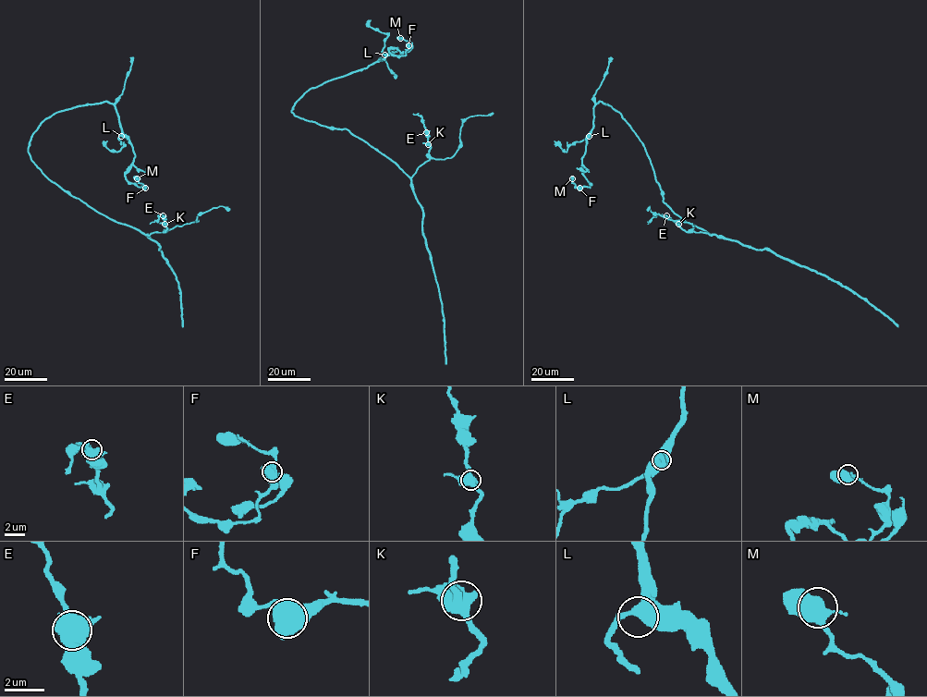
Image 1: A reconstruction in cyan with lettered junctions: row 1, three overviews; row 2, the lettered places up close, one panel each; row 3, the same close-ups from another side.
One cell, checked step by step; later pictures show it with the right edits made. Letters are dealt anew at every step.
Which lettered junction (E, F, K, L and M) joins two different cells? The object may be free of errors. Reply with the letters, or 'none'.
none

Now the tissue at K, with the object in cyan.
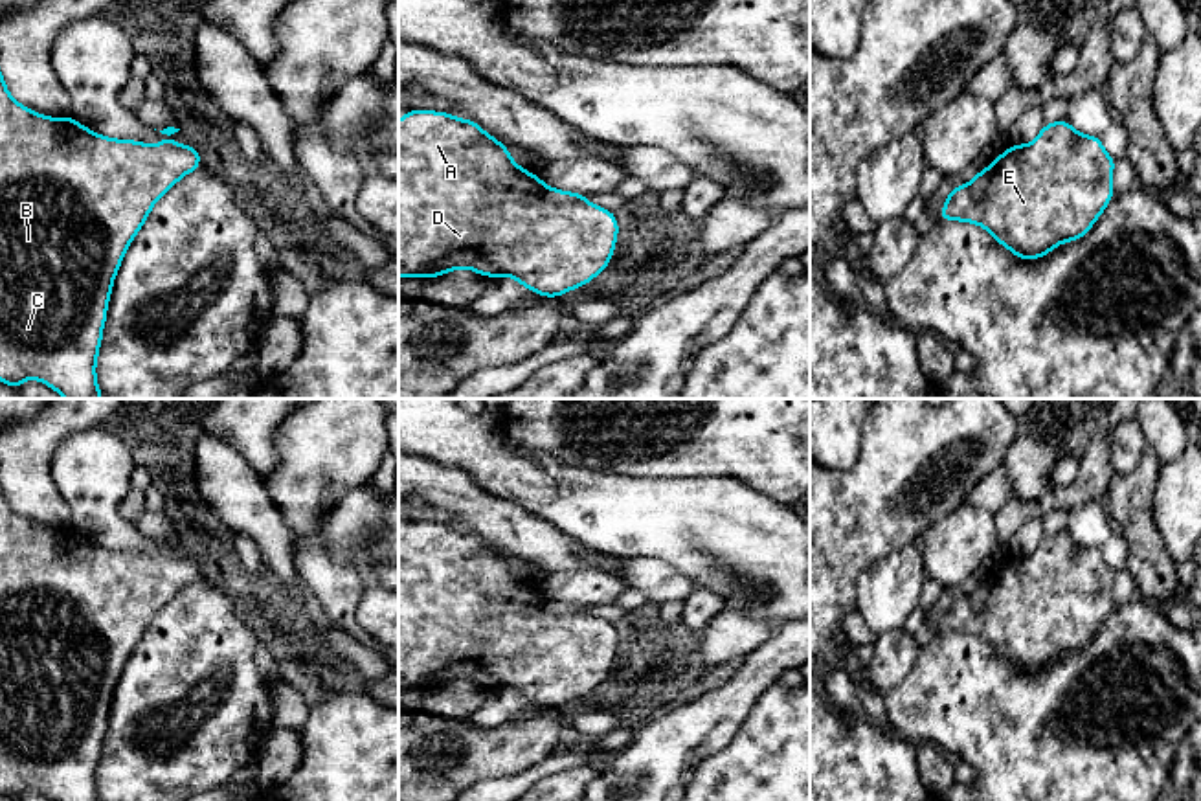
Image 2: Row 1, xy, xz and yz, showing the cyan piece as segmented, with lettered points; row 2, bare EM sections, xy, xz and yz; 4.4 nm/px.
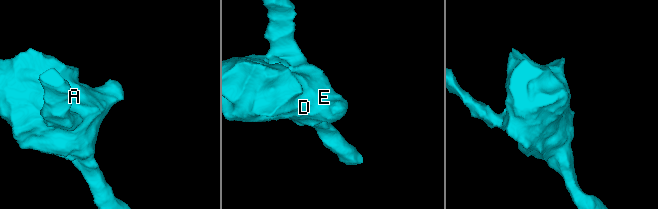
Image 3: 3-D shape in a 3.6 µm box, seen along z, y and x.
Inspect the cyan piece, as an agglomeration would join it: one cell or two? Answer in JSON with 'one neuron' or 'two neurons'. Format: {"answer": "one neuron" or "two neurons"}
{"answer": "one neuron"}

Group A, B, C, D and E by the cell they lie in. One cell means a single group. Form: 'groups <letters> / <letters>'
groups A B C D E

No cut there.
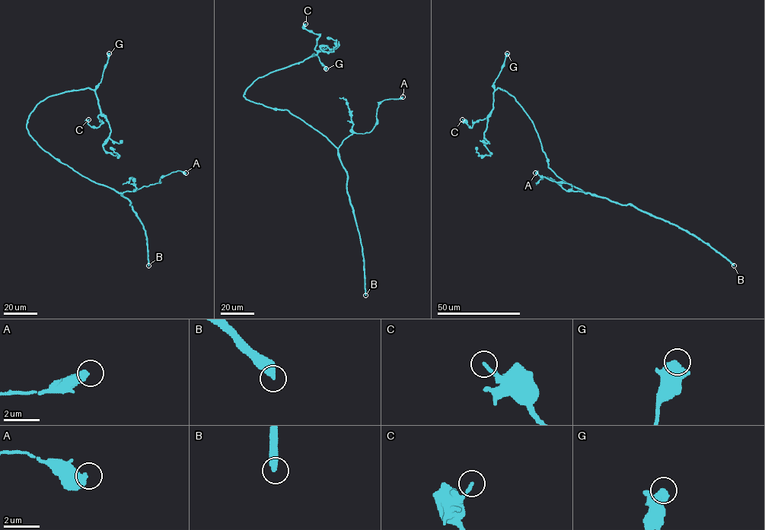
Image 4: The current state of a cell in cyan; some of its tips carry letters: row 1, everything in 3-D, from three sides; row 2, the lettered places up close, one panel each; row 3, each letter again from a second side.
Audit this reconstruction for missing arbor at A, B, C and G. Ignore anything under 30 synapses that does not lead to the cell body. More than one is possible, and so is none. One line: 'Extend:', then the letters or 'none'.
Extend: B

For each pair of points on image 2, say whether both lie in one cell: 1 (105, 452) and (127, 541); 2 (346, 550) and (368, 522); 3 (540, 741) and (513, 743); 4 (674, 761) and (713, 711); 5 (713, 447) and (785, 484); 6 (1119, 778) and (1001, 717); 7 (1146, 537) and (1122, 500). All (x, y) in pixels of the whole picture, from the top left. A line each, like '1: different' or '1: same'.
1: same
2: same
3: same
4: same
5: same
6: same
7: same

